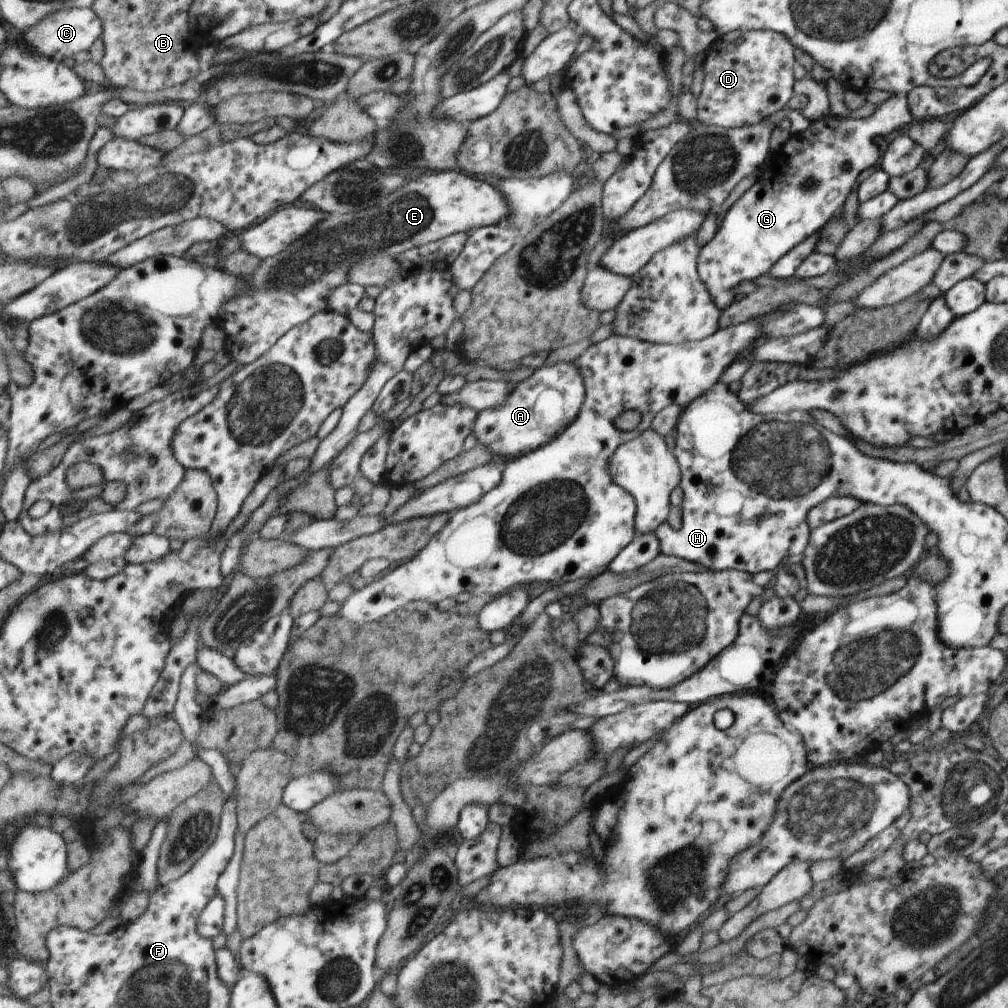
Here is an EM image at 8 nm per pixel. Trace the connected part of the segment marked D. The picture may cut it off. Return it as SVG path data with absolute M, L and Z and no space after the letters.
M758 29L718 36L703 56L703 87L696 99L696 121L723 129L760 123L792 99L793 62L793 48L783 34Z

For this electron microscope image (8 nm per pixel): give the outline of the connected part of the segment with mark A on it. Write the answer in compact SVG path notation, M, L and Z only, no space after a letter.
M557 362L539 368L537 366L528 379L515 384L515 388L501 406L479 412L474 434L477 442L491 448L493 455L521 459L568 427L580 413L583 403L584 377L581 376L577 364Z

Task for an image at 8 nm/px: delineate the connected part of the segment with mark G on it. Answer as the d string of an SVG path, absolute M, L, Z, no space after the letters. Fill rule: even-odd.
M895 93L867 118L811 121L803 132L793 135L797 140L793 154L772 154L756 182L725 212L715 236L697 254L696 272L717 308L723 311L733 303L733 288L741 280L753 281L771 272L781 256L839 214L859 172L875 166L879 138L900 130L911 120L907 97Z

